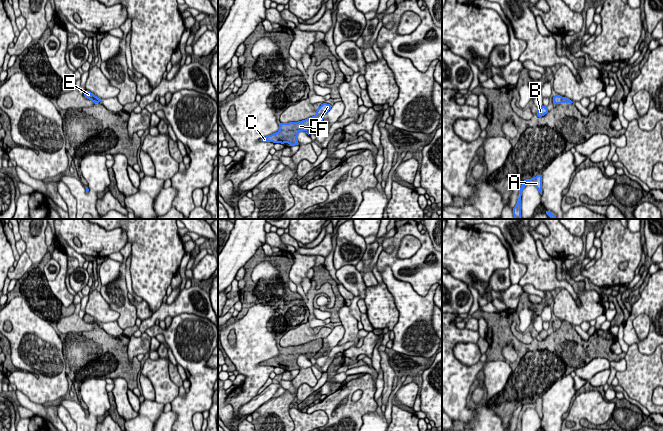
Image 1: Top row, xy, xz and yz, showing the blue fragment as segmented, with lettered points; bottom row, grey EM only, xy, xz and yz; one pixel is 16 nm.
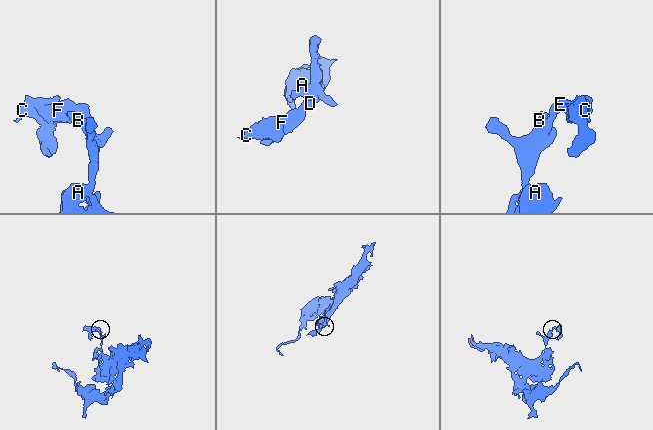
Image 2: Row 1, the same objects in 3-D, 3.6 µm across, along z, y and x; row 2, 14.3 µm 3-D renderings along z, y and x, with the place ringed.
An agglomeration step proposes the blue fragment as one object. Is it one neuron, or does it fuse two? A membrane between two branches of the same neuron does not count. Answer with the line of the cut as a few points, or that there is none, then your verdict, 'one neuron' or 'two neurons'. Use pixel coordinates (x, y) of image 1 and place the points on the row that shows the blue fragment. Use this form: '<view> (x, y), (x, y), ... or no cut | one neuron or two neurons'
xz (316, 113), (324, 115) | two neurons

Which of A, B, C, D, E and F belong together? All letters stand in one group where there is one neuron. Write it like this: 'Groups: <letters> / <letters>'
Groups: A B D / C E F

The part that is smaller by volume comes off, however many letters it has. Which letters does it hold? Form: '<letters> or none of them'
C, E, F

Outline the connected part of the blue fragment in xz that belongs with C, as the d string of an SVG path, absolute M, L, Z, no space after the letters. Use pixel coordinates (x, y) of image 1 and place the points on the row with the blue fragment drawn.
M316 114L310 118L307 118L298 122L289 122L282 123L280 122L279 131L277 133L273 133L266 137L261 138L261 142L273 142L273 143L289 143L290 147L299 145L298 142L298 133L300 131L305 131L310 129L312 132L315 132L320 125L323 123L324 115Z

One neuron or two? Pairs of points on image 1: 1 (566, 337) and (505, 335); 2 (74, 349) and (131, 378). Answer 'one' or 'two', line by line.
1: one
2: one

